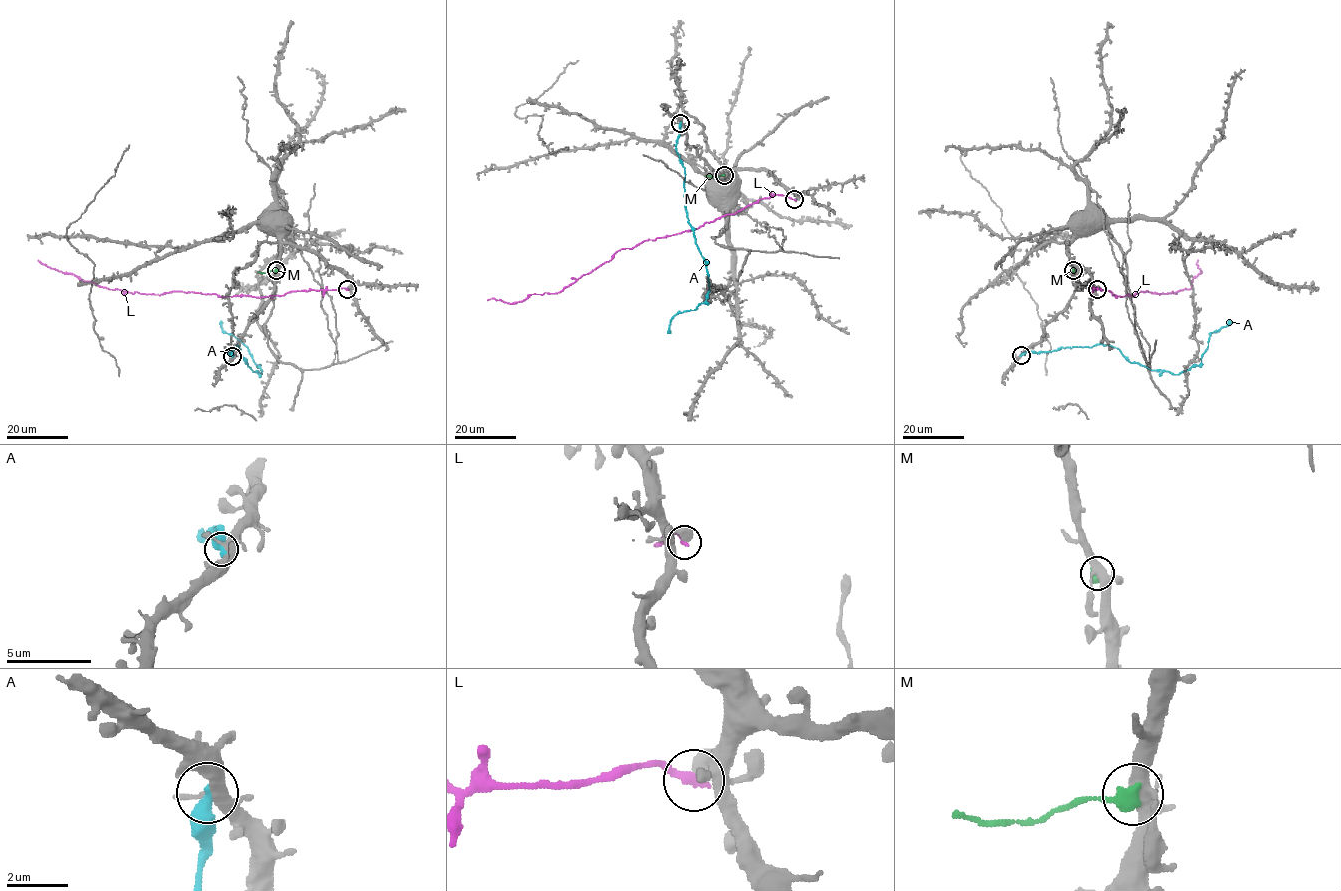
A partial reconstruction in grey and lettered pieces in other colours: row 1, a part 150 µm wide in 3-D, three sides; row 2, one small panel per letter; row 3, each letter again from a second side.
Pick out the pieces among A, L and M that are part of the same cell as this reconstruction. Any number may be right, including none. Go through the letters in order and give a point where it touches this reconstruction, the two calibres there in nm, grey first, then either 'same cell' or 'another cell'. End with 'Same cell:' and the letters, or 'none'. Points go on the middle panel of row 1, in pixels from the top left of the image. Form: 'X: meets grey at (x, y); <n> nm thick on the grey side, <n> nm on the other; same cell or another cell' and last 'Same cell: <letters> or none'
A: meets grey at (680, 123); 360 nm thick on the grey side, 480 nm on the other; another cell
L: meets grey at (794, 199); 480 nm thick on the grey side, 280 nm on the other; another cell
M: meets grey at (724, 175); 400 nm thick on the grey side, 500 nm on the other; another cell
Same cell: none

